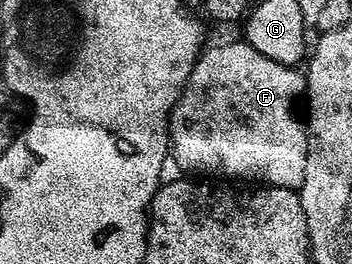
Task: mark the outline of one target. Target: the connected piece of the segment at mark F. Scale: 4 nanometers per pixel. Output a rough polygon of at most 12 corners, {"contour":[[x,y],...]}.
{"contour":[[206,46],[169,115],[182,172],[300,188],[305,77]]}

